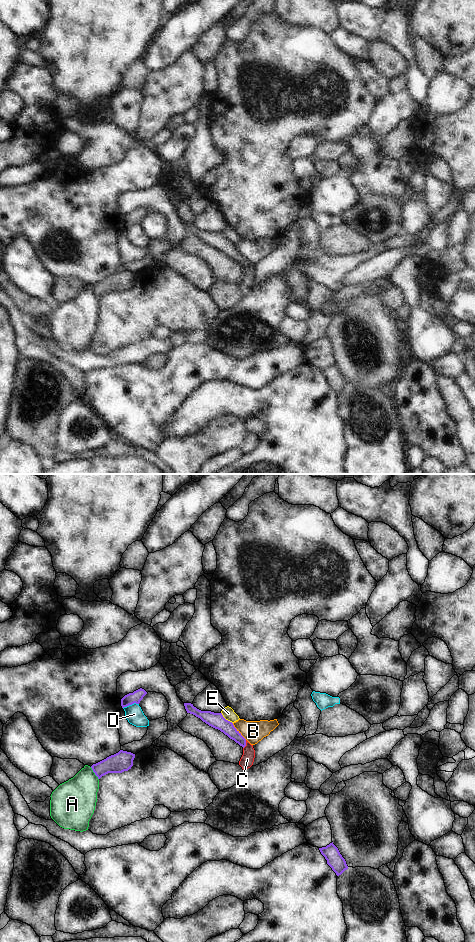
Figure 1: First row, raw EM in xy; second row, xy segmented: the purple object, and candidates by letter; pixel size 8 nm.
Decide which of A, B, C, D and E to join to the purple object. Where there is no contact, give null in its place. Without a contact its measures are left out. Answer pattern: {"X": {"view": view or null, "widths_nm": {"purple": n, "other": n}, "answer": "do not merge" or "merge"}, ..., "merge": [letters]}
{"A": {"view": "xy", "widths_nm": {"purple": 160, "other": 320}, "answer": "do not merge"}, "B": {"view": "xy", "widths_nm": {"purple": 130, "other": 180}, "answer": "do not merge"}, "C": {"view": "xy", "widths_nm": {"purple": 110, "other": 110}, "answer": "do not merge"}, "D": {"view": "xy", "widths_nm": {"purple": 90, "other": 140}, "answer": "do not merge"}, "E": {"view": "xy", "widths_nm": {"purple": 130, "other": 100}, "answer": "do not merge"}, "merge": []}

